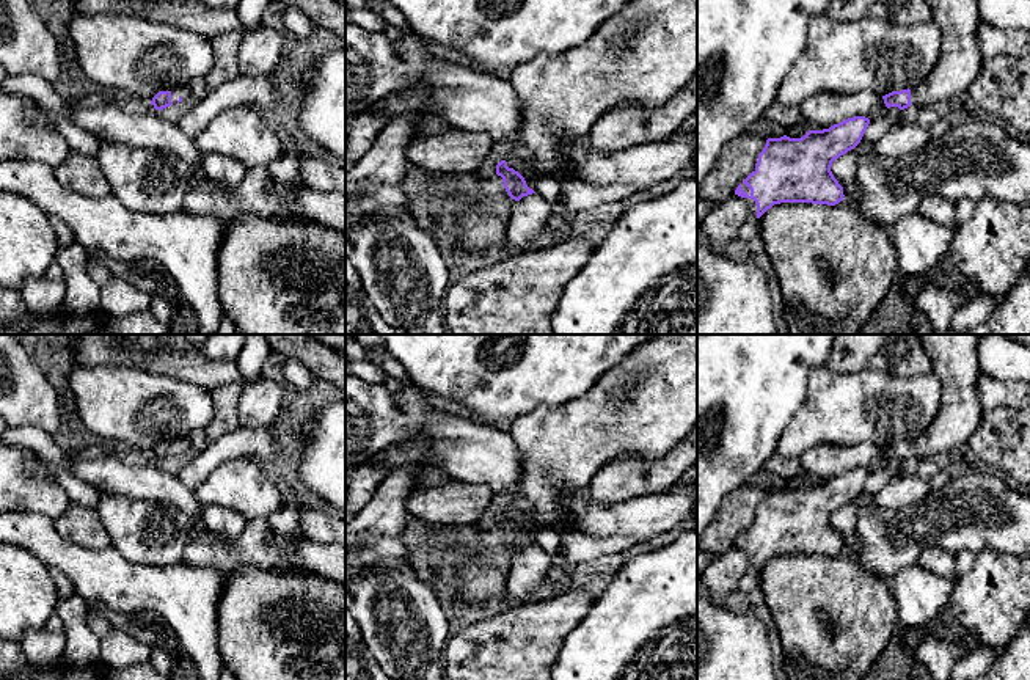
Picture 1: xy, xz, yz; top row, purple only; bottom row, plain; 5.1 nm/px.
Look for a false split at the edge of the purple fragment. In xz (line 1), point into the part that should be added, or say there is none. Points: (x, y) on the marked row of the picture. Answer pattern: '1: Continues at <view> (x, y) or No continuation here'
1: Continues at xz (526, 222)

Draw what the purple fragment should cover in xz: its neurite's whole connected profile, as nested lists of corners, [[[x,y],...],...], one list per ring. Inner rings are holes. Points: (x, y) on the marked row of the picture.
[[[506,160],[496,165],[509,196],[521,204],[510,212],[504,245],[507,258],[528,251],[548,226],[554,214],[553,204],[526,185],[524,177],[507,166]]]

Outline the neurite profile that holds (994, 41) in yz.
[[[983,22],[978,27],[978,42],[983,60],[992,60],[1000,55],[1024,57],[1030,53],[1030,31],[1002,30]]]

